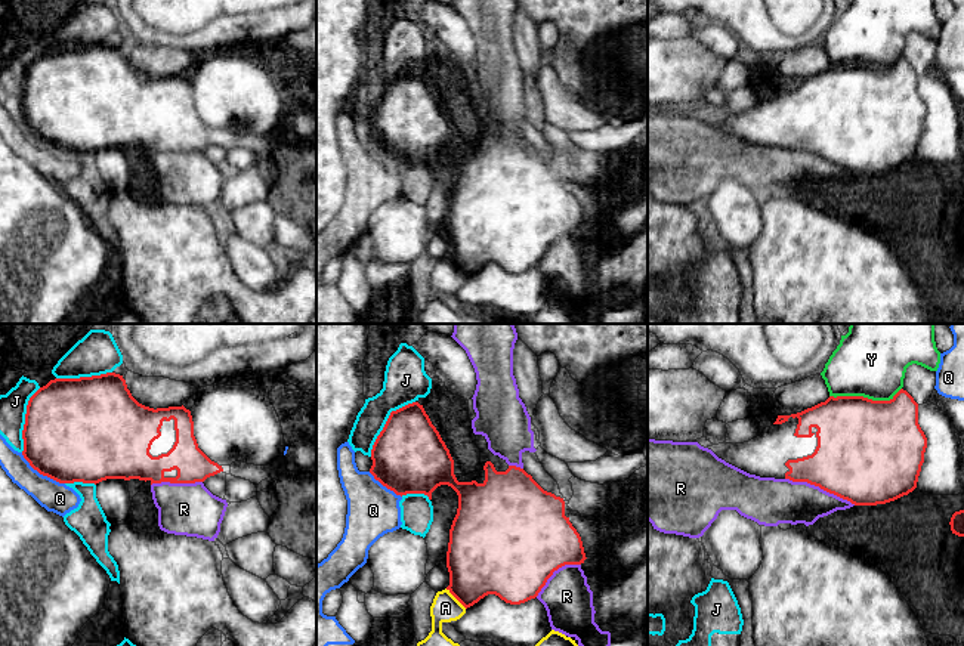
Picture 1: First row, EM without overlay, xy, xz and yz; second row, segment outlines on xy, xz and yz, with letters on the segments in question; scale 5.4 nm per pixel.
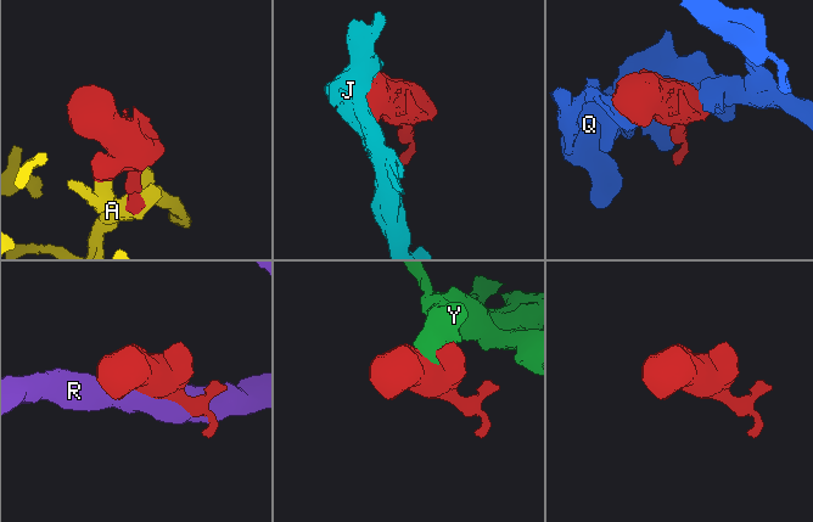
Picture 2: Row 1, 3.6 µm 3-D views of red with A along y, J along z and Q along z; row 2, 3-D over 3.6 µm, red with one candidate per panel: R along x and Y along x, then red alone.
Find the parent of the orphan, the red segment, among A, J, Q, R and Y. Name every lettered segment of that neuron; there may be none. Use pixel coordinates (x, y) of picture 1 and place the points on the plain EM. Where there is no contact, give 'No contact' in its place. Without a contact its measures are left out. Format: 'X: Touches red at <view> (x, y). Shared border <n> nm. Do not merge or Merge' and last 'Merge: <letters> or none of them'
A: Touches red at xz (456, 266). Shared border 160 nm. Do not merge
J: Touches red at xz (386, 92). Shared border 380 nm. Do not merge
Q: Touches red at xy (42, 142). Shared border 300 nm. Do not merge
R: Touches red at yz (821, 157). Shared border 420 nm. Do not merge
Y: Touches red at yz (865, 67). Shared border 400 nm. Do not merge
Merge: none of them

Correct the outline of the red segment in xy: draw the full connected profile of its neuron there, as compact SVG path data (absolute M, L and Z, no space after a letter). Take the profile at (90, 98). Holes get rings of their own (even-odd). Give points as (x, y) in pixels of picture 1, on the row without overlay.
M115 41L50 49L28 69L22 108L30 135L59 152L96 154L106 148L195 152L223 140L198 117L189 78L142 74Z

